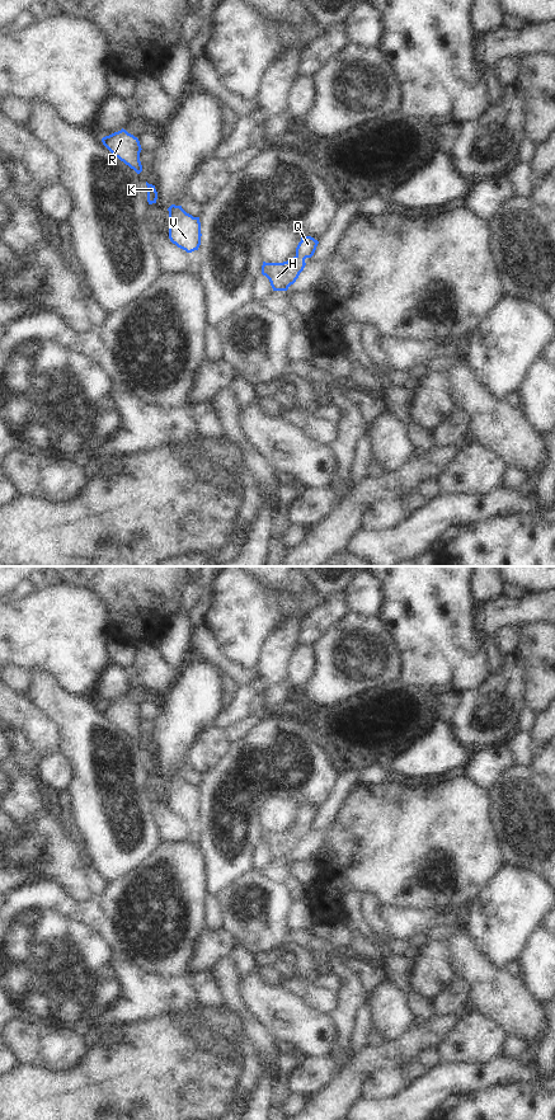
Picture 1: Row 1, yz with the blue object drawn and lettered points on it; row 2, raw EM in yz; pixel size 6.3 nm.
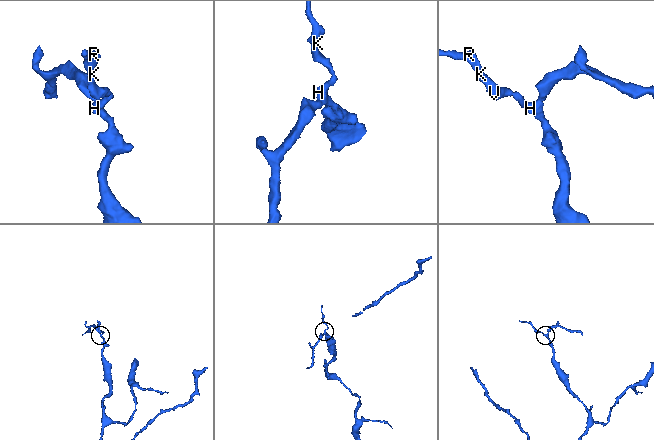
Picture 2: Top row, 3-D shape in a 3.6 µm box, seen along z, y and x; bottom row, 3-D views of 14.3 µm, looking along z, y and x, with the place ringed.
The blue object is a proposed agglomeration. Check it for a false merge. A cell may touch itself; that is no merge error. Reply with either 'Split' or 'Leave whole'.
Leave whole.

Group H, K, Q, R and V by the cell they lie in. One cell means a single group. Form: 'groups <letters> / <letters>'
groups H K Q R V

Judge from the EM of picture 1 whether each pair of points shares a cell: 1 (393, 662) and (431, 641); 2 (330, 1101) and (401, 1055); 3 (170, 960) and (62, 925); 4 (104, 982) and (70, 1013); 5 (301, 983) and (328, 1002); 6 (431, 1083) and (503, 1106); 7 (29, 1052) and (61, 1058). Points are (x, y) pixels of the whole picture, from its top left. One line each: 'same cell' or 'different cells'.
1: different cells
2: same cell
3: different cells
4: same cell
5: same cell
6: different cells
7: same cell

